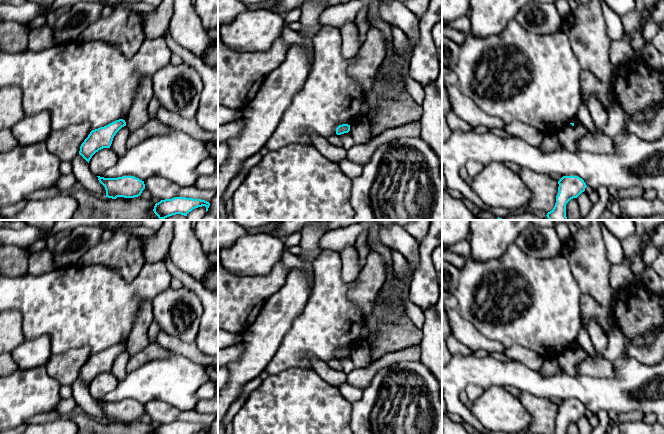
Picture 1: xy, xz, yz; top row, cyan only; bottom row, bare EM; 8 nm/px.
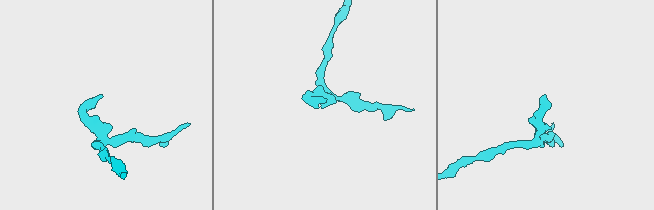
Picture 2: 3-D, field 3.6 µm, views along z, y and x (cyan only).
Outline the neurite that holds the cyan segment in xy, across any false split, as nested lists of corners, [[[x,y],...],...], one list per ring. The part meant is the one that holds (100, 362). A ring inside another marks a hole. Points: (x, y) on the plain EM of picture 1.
[[[123,343],[116,344],[104,351],[92,354],[80,370],[79,378],[89,387],[92,380],[103,372],[110,372],[116,357],[126,350]]]

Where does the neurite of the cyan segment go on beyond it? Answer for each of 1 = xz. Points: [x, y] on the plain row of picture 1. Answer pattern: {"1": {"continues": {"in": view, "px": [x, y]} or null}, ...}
{"1": {"continues": null}}

